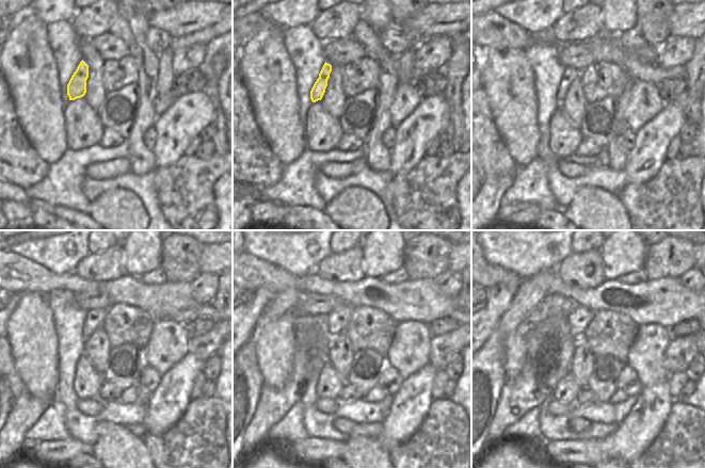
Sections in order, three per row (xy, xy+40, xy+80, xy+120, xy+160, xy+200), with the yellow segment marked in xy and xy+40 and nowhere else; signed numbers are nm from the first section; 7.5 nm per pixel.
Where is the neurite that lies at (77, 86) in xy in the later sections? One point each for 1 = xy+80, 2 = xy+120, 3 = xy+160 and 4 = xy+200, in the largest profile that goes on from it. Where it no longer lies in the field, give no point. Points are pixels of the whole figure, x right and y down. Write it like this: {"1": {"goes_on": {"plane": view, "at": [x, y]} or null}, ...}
{"1": {"goes_on": {"plane": "xy+80", "at": [570, 75]}}, "2": {"goes_on": {"plane": "xy+120", "at": [95, 318]}}, "3": {"goes_on": {"plane": "xy+160", "at": [337, 320]}}, "4": {"goes_on": {"plane": "xy+200", "at": [578, 320]}}}

